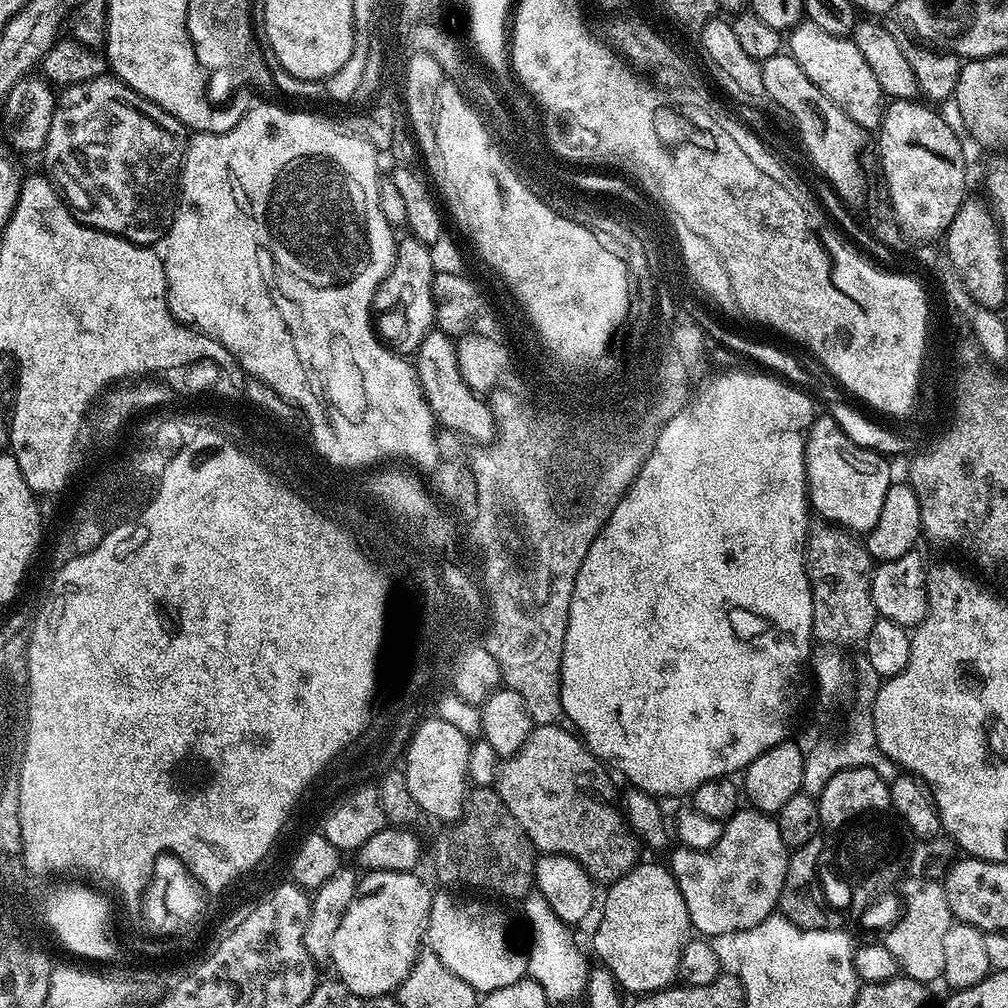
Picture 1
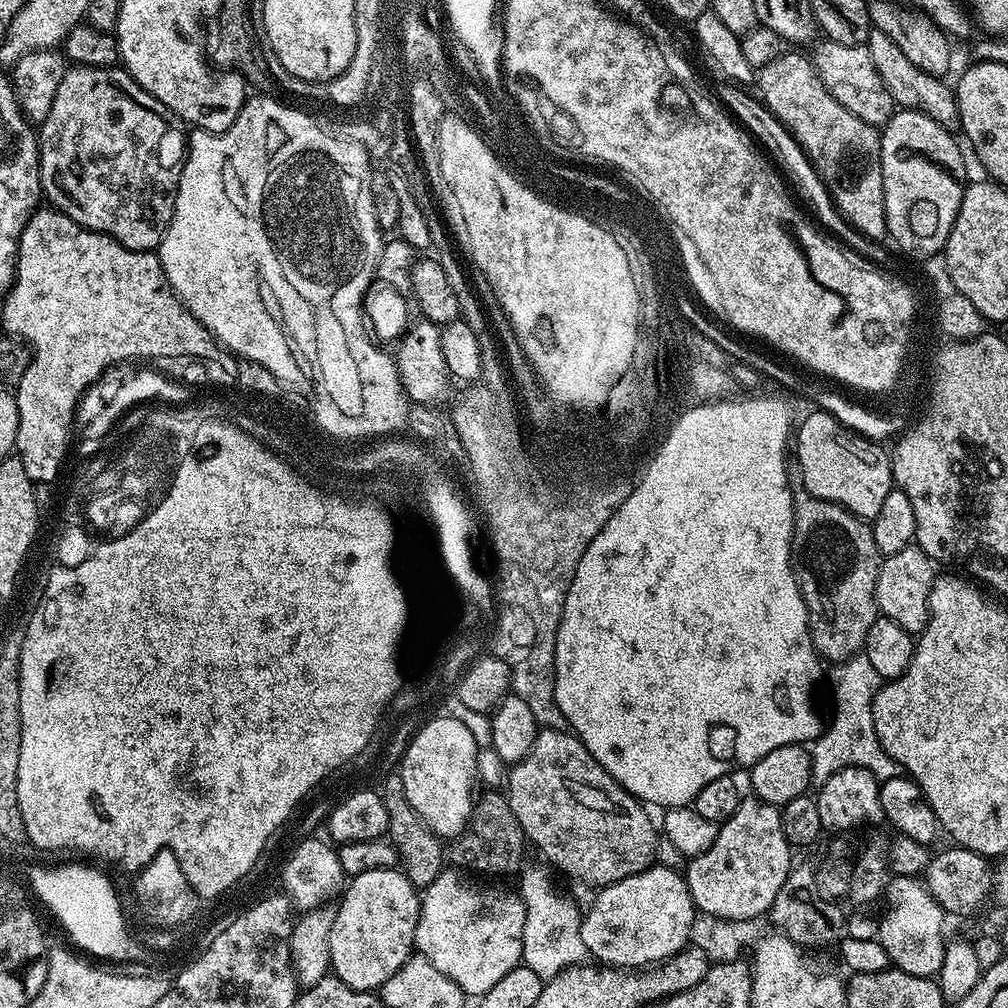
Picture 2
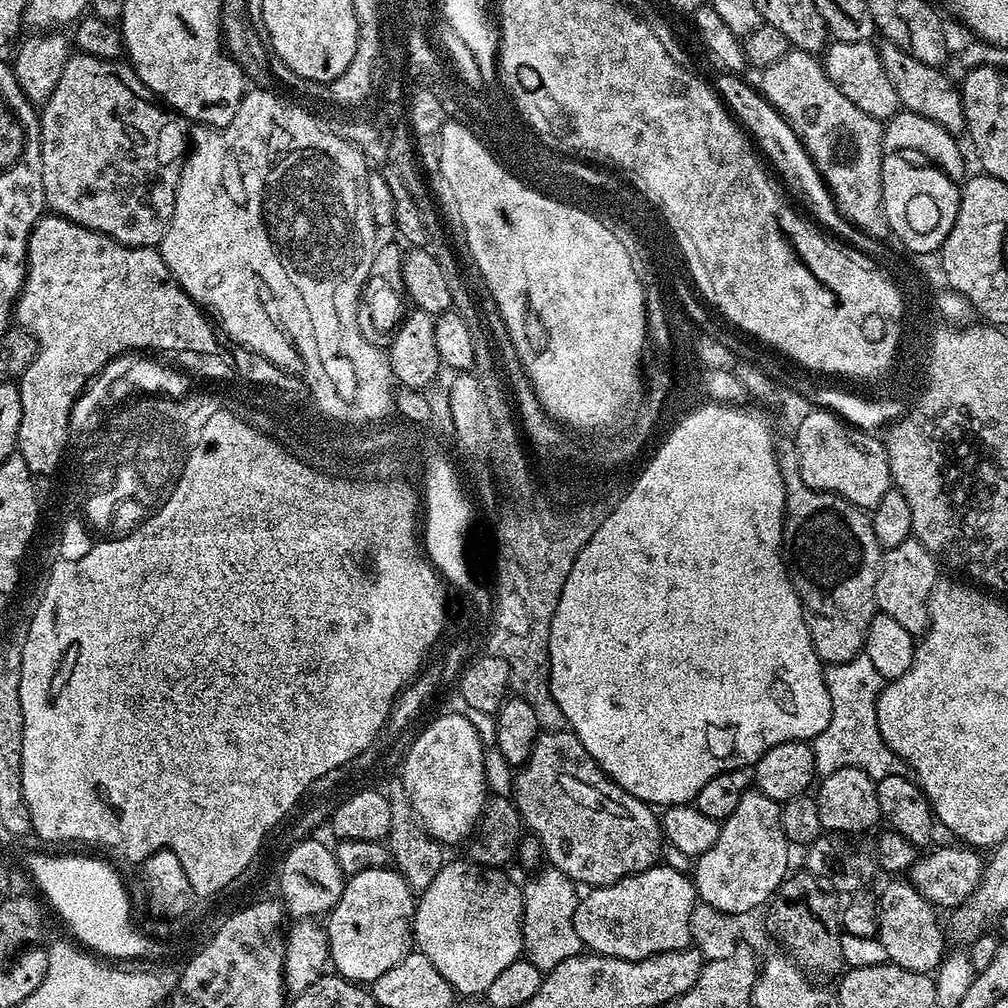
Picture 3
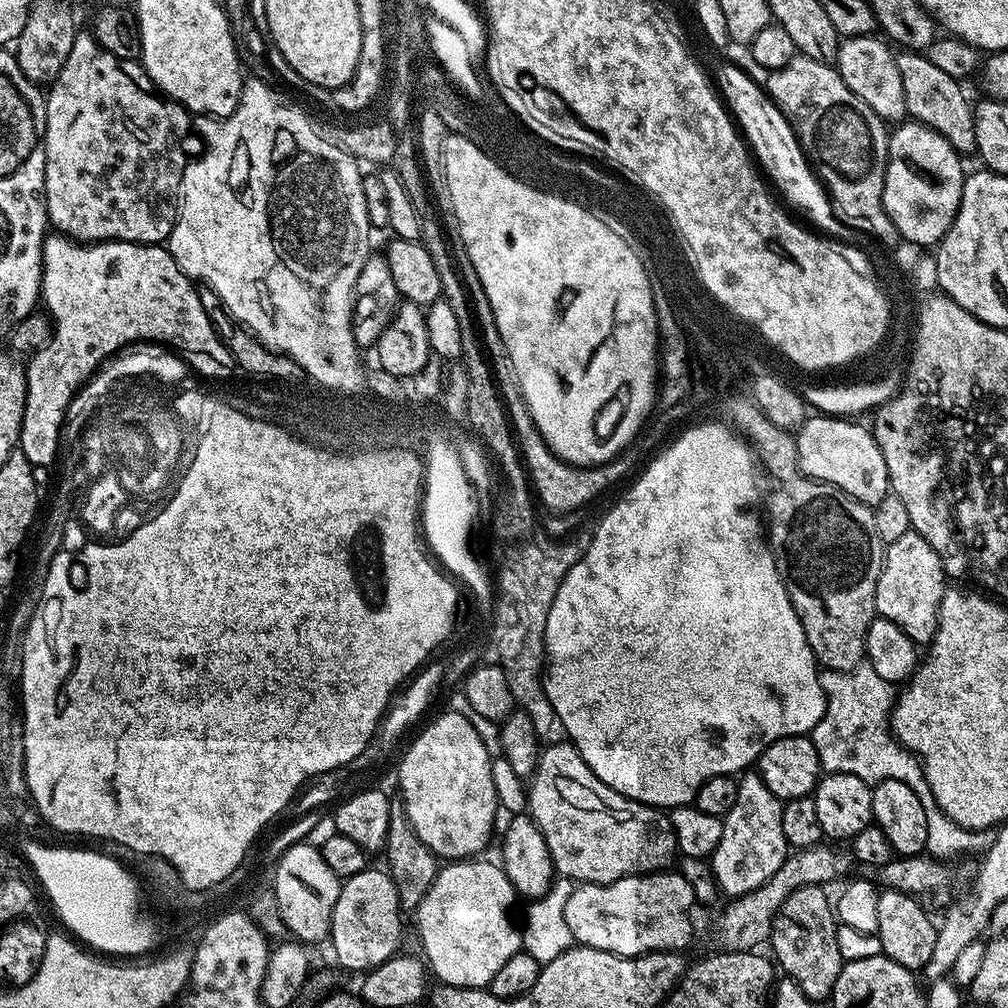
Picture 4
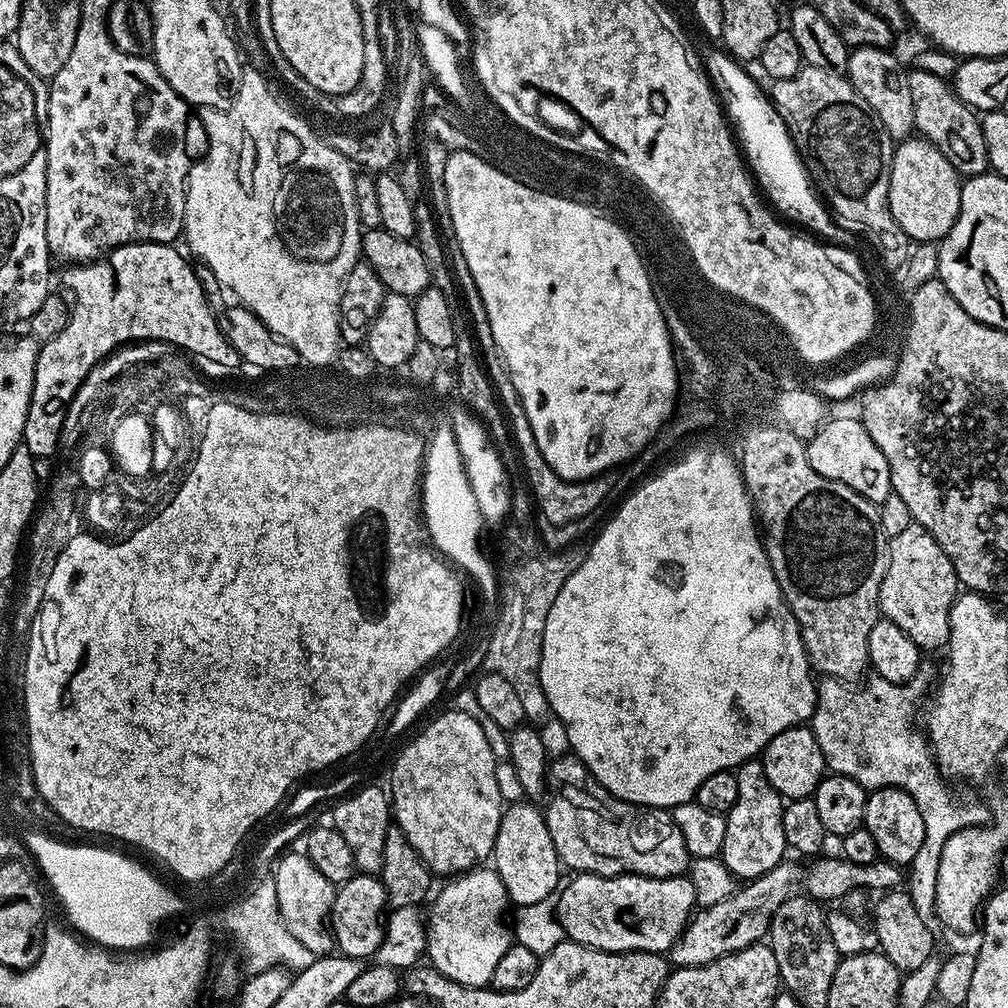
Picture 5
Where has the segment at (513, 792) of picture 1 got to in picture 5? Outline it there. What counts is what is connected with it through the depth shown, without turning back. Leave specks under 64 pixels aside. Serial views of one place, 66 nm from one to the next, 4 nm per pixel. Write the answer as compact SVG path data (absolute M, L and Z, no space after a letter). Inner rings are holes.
M565 754L564 757L553 759L549 765L548 771L548 791L546 794L547 806L544 806L544 813L547 818L547 829L550 830L550 836L554 841L555 849L558 850L561 863L575 873L590 873L595 876L622 876L631 874L633 876L653 876L654 878L666 878L667 876L684 876L687 873L690 863L690 857L686 850L686 842L682 842L682 833L678 831L678 826L674 826L674 818L671 811L663 808L643 808L640 804L631 804L614 794L610 794L604 787L598 783L589 770L576 757Z

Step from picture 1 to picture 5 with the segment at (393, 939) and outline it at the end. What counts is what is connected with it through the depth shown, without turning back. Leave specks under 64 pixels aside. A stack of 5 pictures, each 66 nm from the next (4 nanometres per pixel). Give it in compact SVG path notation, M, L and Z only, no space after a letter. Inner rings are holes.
M357 874L339 885L336 888L336 897L332 903L330 917L330 931L339 955L363 961L375 957L384 937L388 907L388 891L384 889L383 879L375 875Z

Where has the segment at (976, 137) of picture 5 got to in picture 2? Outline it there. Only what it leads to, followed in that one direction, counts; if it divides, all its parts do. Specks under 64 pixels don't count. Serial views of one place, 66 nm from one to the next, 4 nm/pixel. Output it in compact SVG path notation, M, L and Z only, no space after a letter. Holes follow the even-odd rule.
M873 28L869 32L866 47L870 54L870 62L874 62L874 70L878 70L886 90L890 90L893 105L910 112L926 114L946 129L959 129L960 115L956 105L956 93L949 85L948 88L944 85L943 79L918 70L918 66L914 66L914 62L910 62L910 58L906 58L906 54L902 54L902 50L898 50L897 44L892 39L886 38L886 34L882 34L882 30Z

